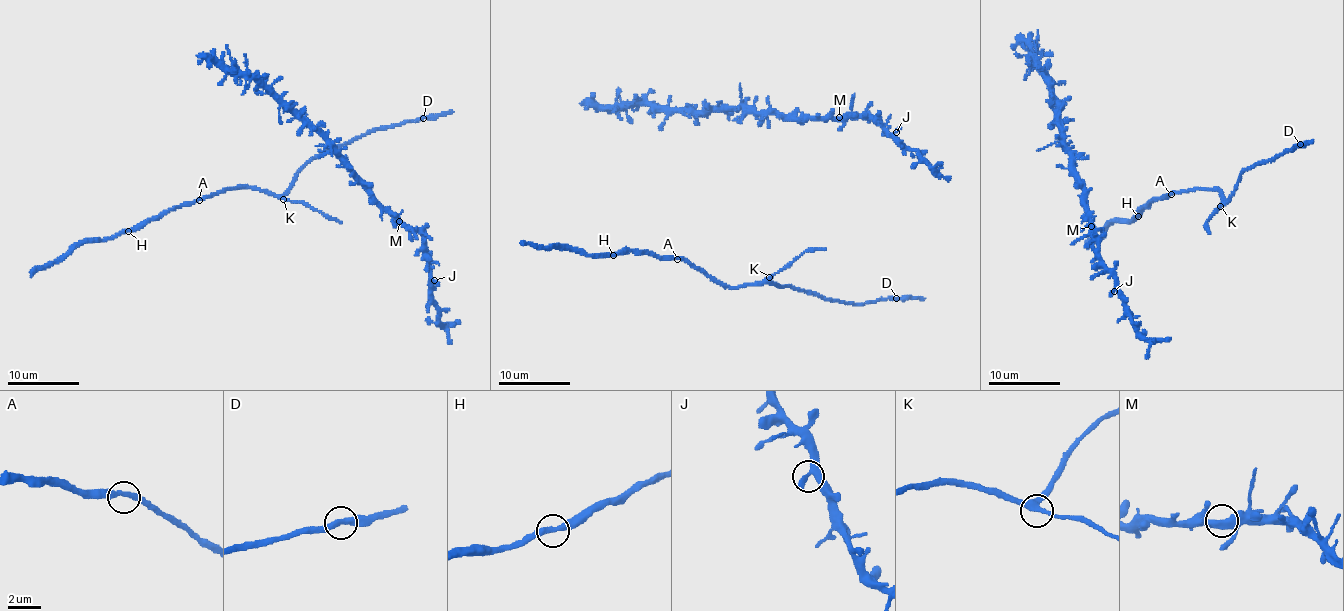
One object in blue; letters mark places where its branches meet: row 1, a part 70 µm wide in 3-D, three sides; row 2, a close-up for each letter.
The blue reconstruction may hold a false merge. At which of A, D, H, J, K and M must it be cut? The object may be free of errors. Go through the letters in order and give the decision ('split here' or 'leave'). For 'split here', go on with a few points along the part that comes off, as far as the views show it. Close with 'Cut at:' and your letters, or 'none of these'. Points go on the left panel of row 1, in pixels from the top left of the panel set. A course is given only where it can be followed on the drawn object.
A: leave
D: leave
H: leave
J: leave
K: leave
M: leave
Cut at: none of these

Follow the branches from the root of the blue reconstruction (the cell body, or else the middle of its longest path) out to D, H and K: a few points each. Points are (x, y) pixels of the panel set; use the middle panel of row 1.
D: (825, 248), (804, 251), (772, 276), (772, 283), (853, 304), (896, 298)
H: (825, 248), (804, 251), (760, 281), (738, 287), (723, 286), (676, 257), (662, 258), (637, 251), (613, 255)
K: (825, 248), (804, 251), (769, 276)

